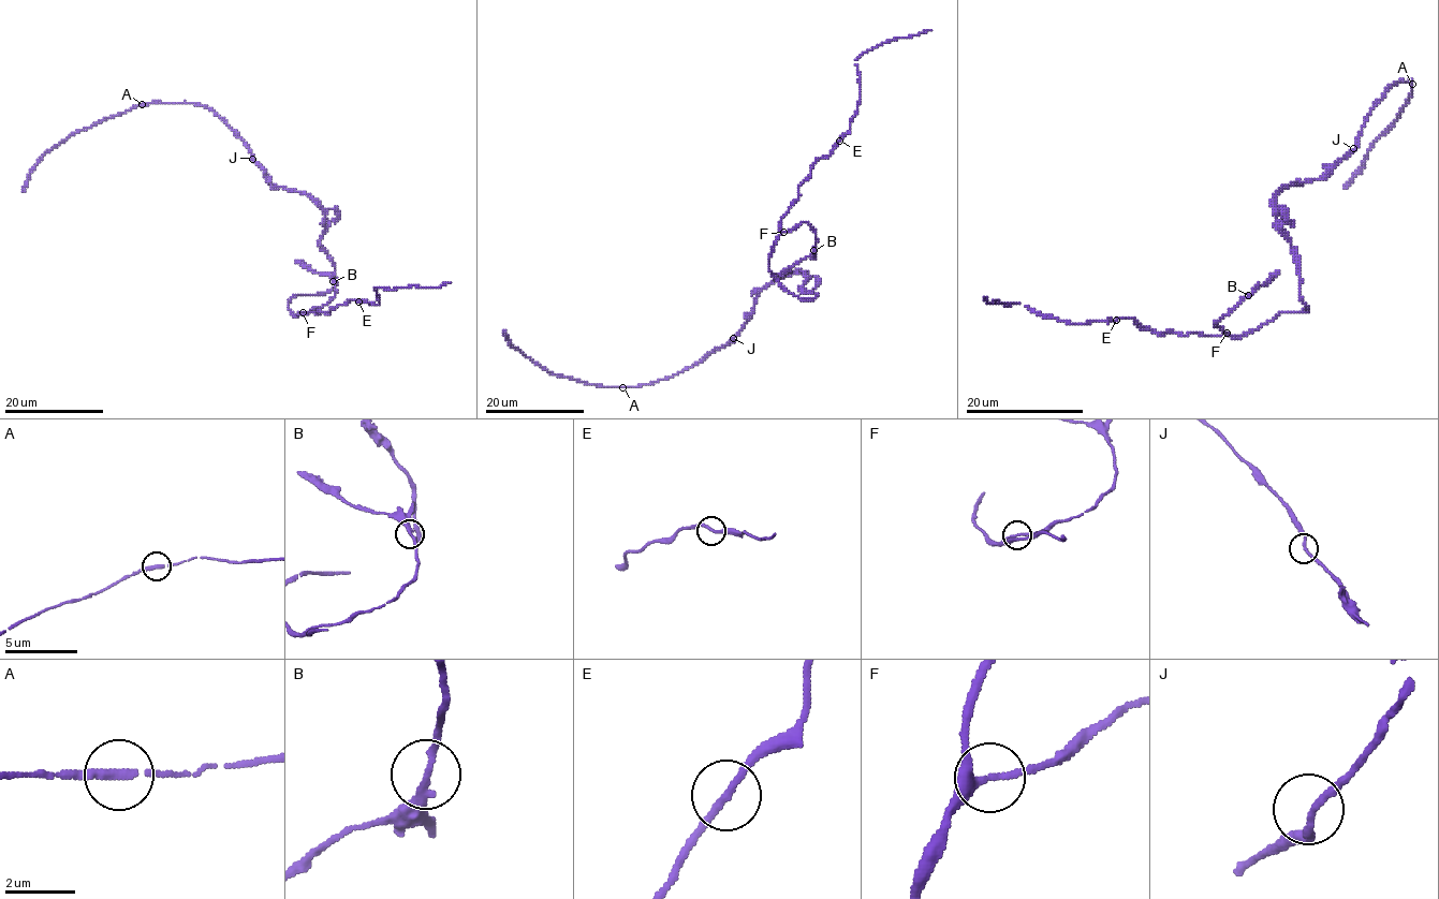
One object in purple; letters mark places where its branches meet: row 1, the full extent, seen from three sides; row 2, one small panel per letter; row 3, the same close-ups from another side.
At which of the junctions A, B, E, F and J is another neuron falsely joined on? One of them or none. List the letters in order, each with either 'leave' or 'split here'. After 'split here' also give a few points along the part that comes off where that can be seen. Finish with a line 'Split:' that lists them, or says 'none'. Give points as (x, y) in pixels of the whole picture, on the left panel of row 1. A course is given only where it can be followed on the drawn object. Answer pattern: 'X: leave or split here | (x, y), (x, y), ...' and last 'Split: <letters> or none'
A: leave
B: leave
E: leave
F: leave
J: leave
Split: none

